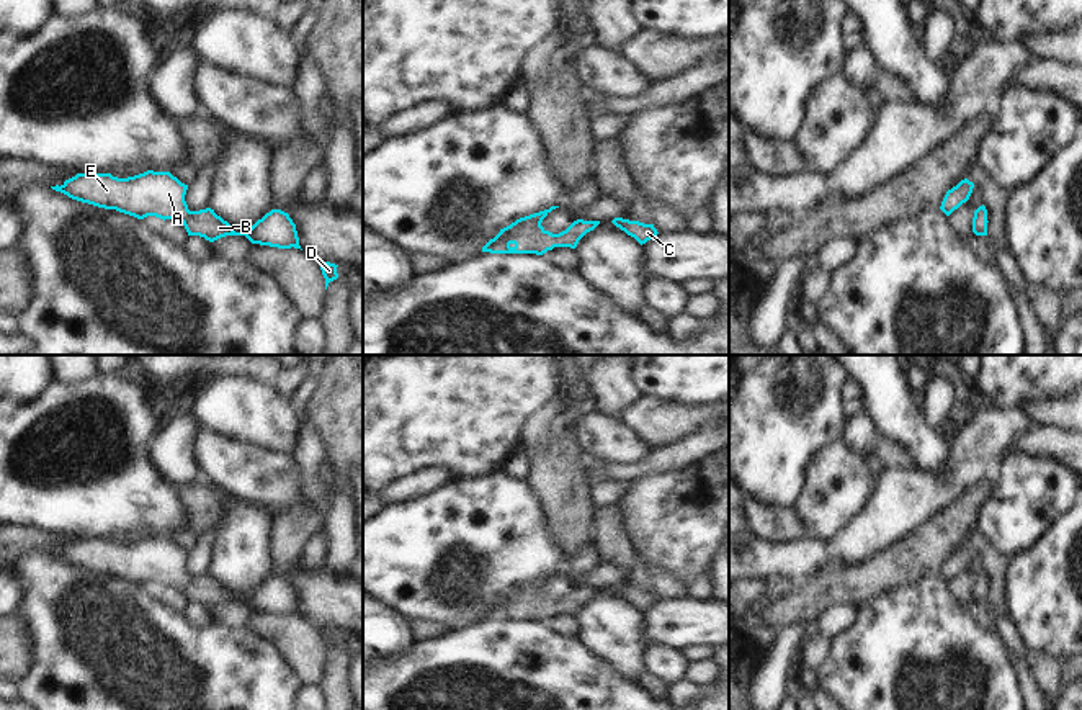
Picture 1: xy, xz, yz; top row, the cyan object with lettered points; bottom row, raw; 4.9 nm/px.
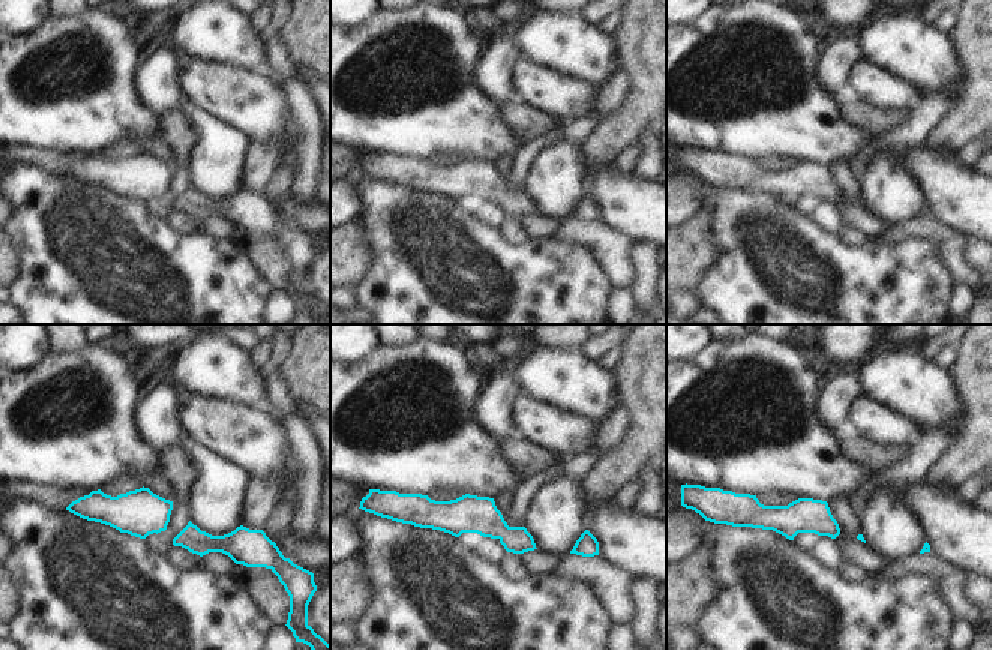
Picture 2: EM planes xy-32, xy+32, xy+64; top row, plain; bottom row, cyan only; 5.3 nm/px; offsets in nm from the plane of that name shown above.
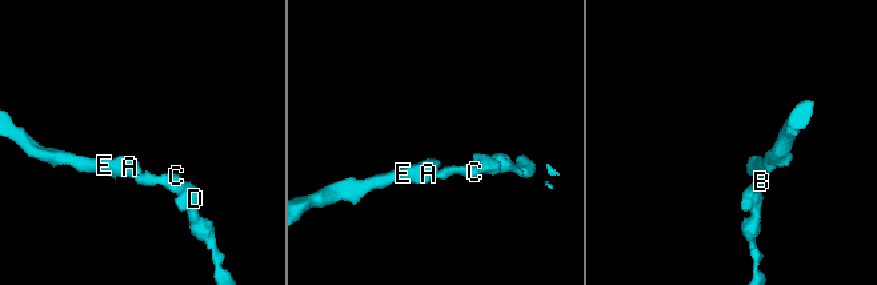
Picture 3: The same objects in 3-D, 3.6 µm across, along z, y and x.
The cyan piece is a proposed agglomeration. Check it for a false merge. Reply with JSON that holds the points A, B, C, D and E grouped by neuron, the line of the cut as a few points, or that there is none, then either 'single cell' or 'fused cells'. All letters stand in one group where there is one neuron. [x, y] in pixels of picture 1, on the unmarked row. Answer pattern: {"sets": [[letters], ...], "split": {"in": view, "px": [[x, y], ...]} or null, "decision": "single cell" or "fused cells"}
{"sets": [["A", "B", "C", "D", "E"]], "split": null, "decision": "single cell"}

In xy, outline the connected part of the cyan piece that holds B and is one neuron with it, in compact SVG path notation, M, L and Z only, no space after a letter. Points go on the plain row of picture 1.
M147 537L118 545L111 540L77 540L60 553L51 553L72 566L144 586L155 582L181 589L188 602L214 609L226 602L245 602L252 610L278 615L301 615L296 591L288 579L271 576L252 594L235 599L232 592L206 574L190 577L185 568L188 551L170 538Z

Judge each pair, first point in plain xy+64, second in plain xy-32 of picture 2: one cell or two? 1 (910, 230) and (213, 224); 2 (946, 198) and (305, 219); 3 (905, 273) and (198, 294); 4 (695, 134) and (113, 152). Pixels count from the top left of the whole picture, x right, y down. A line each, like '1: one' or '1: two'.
1: two
2: one
3: one
4: two

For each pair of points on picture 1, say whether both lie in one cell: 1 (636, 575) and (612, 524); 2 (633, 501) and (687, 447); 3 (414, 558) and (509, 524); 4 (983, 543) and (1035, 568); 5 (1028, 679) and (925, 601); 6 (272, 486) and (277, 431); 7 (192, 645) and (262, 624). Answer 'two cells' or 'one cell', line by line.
1: one cell
2: two cells
3: one cell
4: two cells
5: two cells
6: two cells
7: two cells

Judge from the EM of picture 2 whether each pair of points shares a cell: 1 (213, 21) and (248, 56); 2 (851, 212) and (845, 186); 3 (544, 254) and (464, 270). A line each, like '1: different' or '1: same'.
1: same
2: same
3: same

